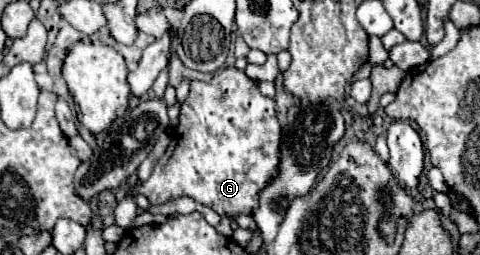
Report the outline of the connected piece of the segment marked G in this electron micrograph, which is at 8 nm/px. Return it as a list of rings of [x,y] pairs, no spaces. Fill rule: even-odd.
[[[228,67],[210,81],[192,81],[170,147],[154,165],[150,179],[134,185],[132,193],[144,195],[150,205],[188,195],[214,209],[220,215],[216,231],[230,237],[232,221],[242,213],[254,213],[258,209],[258,193],[274,181],[280,139],[282,129],[276,119],[274,99],[262,95],[244,71]]]

